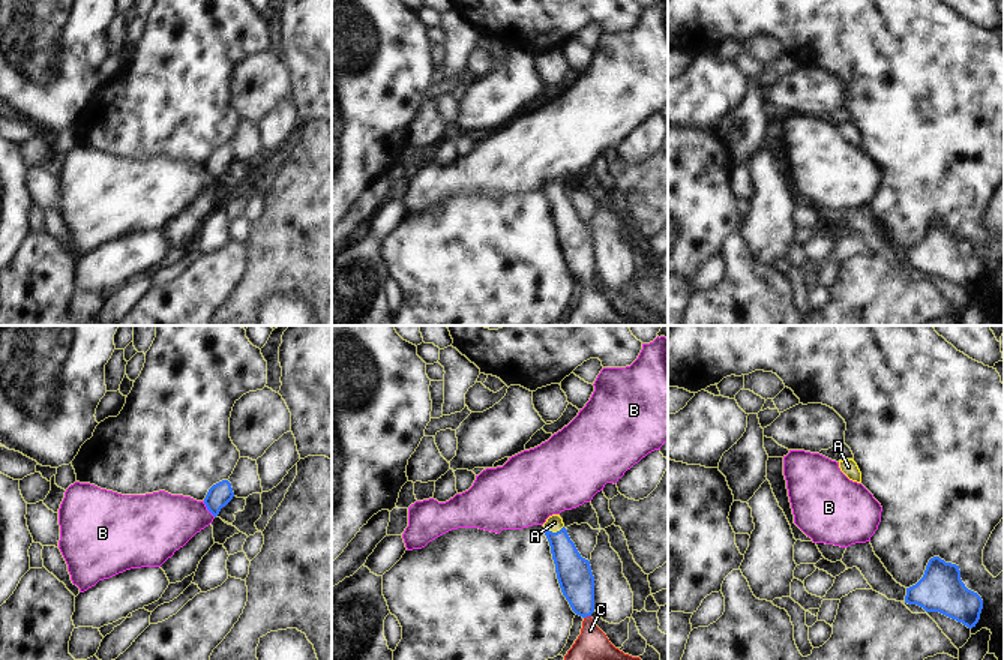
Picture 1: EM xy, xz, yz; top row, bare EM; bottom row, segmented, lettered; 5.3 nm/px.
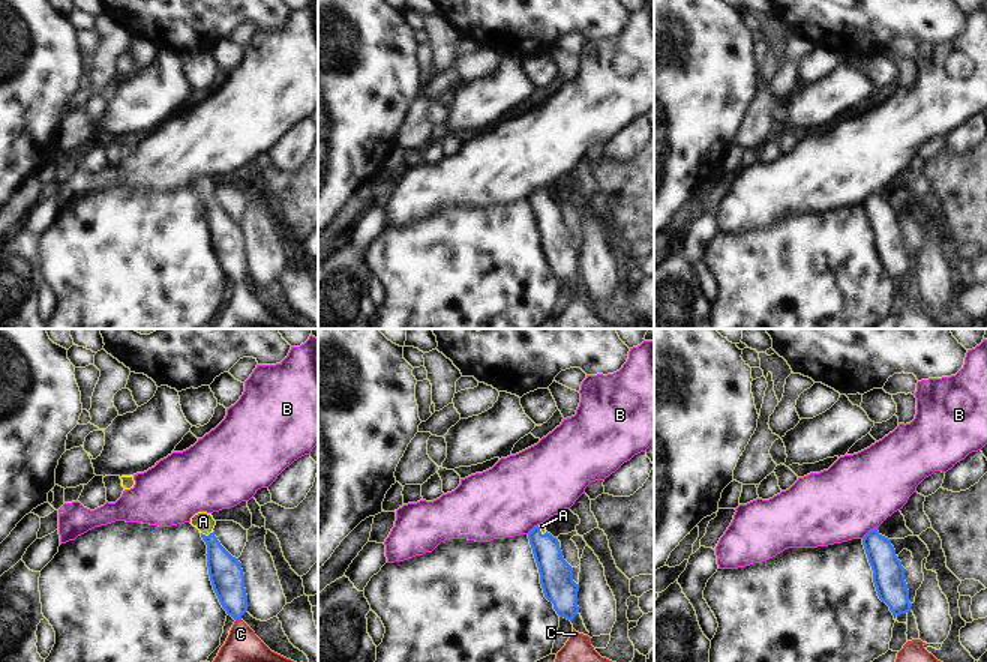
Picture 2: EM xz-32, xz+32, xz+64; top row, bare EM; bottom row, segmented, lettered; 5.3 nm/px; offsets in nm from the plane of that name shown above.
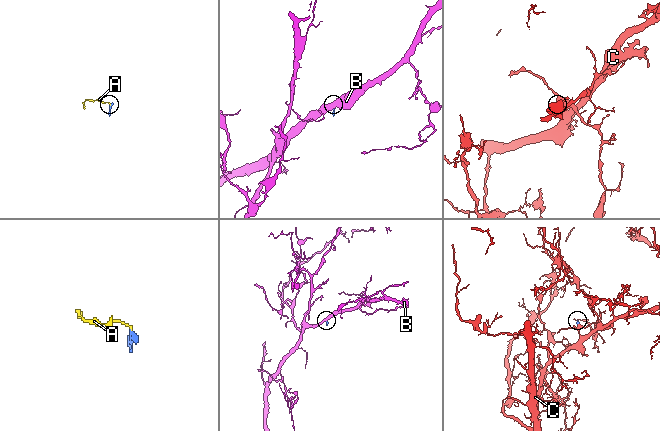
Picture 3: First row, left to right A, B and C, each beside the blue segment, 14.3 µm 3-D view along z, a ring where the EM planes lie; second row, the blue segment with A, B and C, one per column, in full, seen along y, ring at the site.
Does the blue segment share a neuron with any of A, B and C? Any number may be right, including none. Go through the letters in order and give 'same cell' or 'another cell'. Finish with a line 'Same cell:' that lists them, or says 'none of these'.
A: same cell
B: another cell
C: same cell
Same cell: A, C

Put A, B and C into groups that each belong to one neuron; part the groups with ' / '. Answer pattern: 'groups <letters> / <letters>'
groups A C / B

